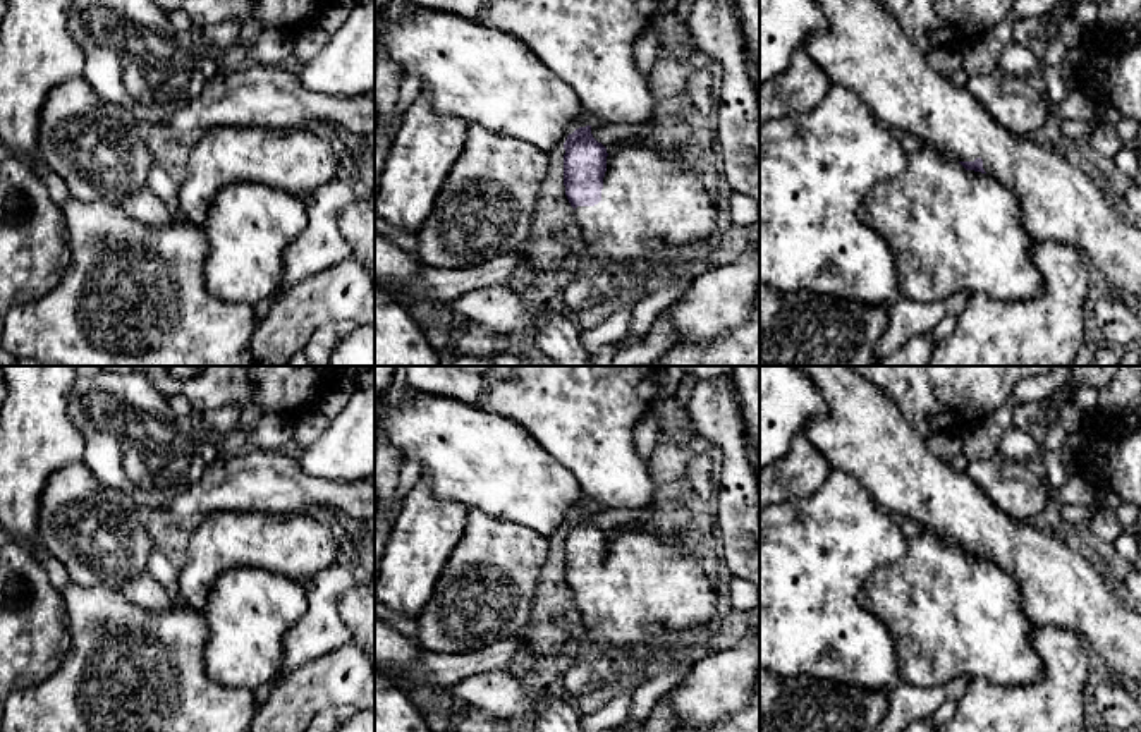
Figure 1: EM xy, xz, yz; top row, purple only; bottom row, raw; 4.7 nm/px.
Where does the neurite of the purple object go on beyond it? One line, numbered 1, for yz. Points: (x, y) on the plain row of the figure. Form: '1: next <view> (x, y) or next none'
1: next yz (863, 435)

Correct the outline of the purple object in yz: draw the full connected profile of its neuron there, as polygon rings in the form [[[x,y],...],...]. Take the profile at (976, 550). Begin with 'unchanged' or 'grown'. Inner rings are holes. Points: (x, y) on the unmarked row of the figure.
grown; [[[849,366],[796,368],[809,376],[828,406],[828,414],[808,421],[802,435],[823,454],[830,469],[852,476],[882,510],[916,521],[938,540],[959,546],[966,555],[986,558],[1012,576],[1019,588],[1022,612],[1033,625],[1060,627],[1079,634],[1091,655],[1100,656],[1115,679],[1141,680],[1141,613],[1124,596],[1112,593],[1081,553],[1052,534],[1041,521],[1014,521],[995,507],[966,471],[957,471],[950,462],[937,459],[926,438],[909,426],[895,404],[857,371]]]

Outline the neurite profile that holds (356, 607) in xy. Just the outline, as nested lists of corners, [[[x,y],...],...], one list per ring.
[[[364,579],[339,601],[339,615],[375,670],[375,581]]]

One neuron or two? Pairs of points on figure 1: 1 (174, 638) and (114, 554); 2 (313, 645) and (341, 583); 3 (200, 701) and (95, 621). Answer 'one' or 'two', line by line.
1: two
2: one
3: one

